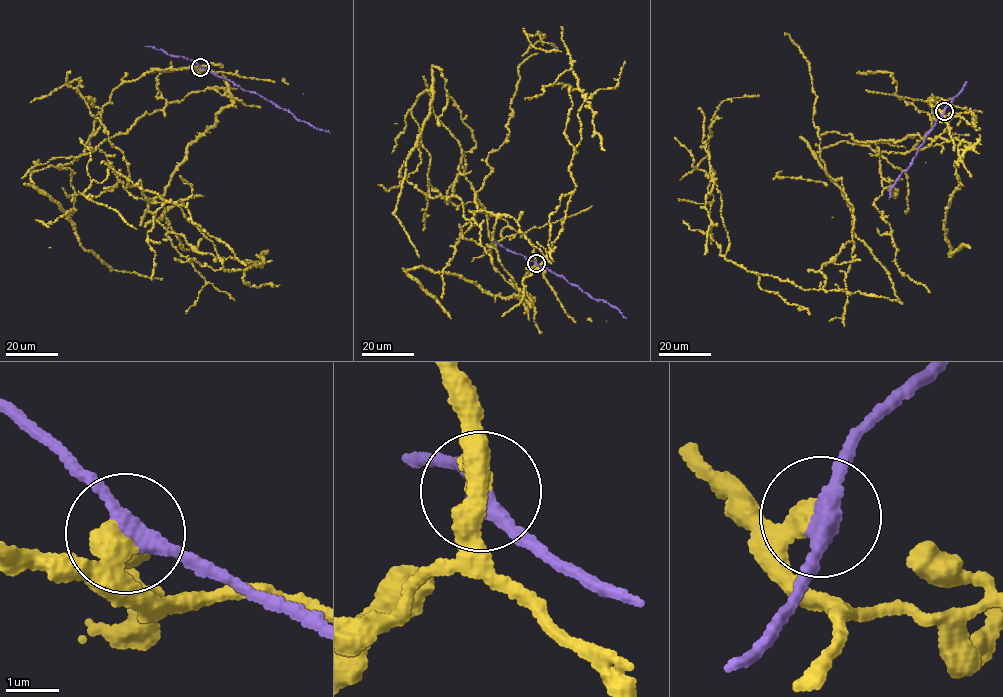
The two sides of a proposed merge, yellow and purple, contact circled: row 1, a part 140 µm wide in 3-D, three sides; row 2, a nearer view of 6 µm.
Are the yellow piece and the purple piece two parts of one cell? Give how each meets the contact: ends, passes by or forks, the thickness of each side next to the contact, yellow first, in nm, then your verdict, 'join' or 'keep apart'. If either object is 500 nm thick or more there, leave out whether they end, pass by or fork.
yellow ends there; purple passes by; 480 nm thick on the yellow side, 340 nm on the other; keep apart

